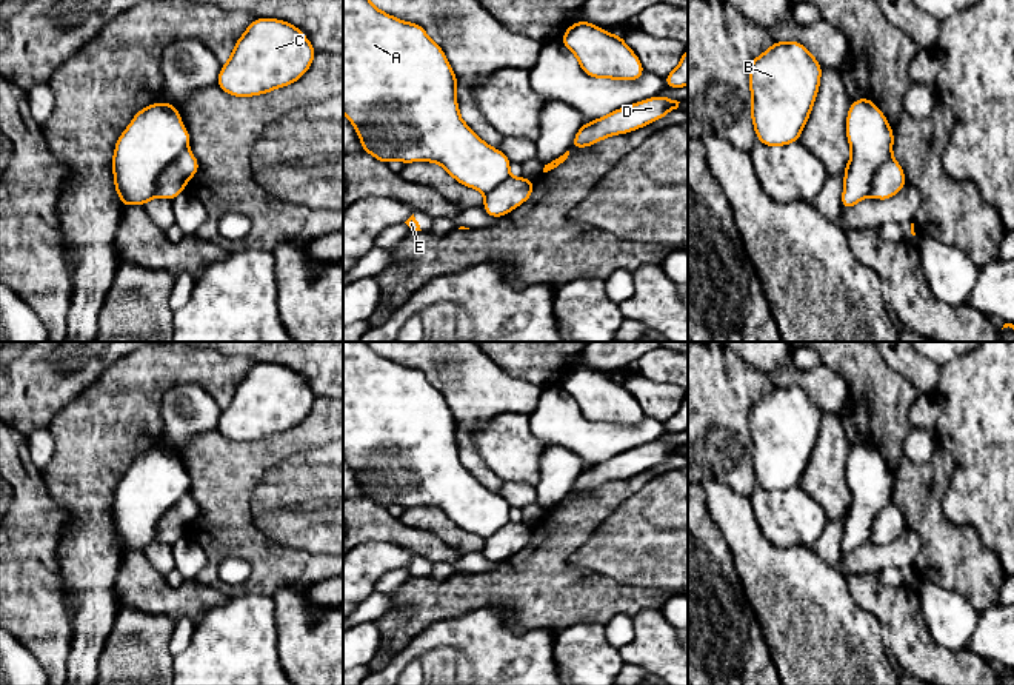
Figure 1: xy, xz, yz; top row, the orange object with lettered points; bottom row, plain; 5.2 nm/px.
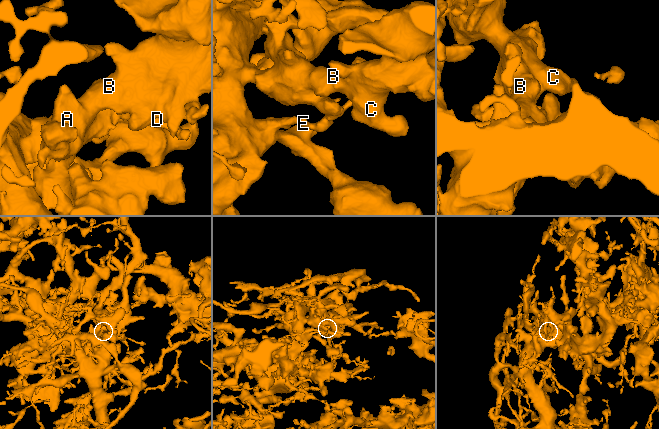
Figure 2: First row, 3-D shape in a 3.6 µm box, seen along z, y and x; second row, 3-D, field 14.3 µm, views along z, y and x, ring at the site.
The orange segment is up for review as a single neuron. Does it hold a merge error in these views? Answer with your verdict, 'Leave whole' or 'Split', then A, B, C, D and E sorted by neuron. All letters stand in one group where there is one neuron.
Split. Groups: A B C / D E

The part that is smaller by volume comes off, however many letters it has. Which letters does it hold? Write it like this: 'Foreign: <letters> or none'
Foreign: D, E

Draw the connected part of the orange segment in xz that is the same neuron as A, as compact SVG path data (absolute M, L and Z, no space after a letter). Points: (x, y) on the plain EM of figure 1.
M343 342L343 457L362 485L362 496L383 508L434 506L442 510L460 530L485 540L509 523L511 505L486 490L460 462L457 422L443 397L426 376L377 354L368 342Z

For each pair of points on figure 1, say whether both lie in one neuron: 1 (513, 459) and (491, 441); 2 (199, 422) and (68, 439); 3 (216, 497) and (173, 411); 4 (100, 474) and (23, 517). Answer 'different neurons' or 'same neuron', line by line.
1: same neuron
2: different neurons
3: different neurons
4: different neurons

